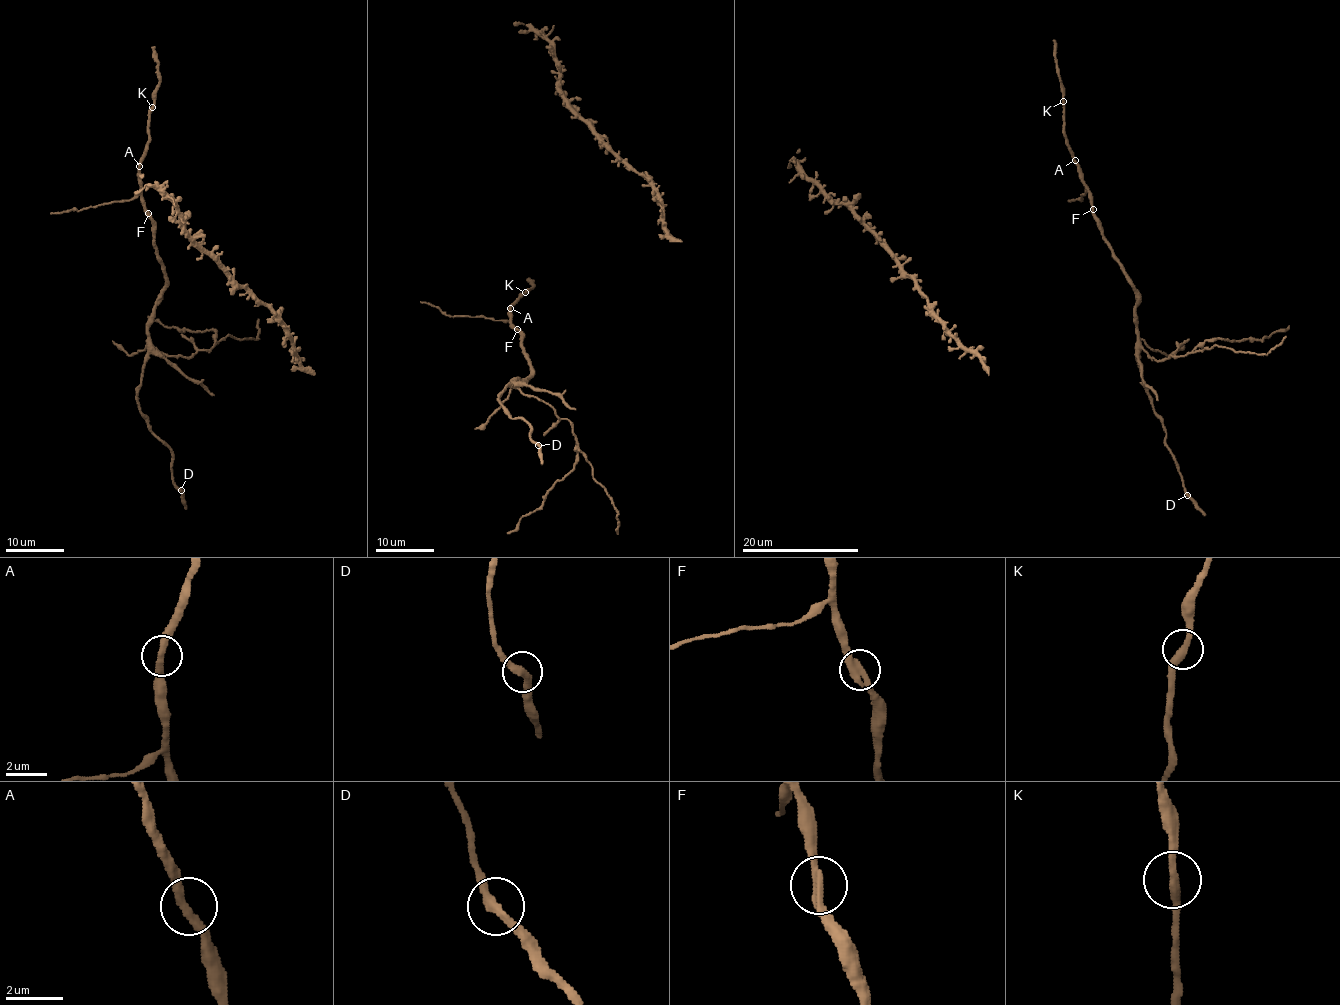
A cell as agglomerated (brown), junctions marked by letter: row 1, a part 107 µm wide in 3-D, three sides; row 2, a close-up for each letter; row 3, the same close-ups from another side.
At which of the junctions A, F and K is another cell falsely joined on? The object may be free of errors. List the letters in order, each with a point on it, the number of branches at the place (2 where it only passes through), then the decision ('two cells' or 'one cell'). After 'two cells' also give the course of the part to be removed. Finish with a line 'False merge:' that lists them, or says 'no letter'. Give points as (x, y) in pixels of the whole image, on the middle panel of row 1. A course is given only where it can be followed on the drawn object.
A: place (510, 308); branches 2; one cell
F: place (517, 329); branches 2; one cell
K: place (525, 292); branches 2; one cell
False merge: no letter

